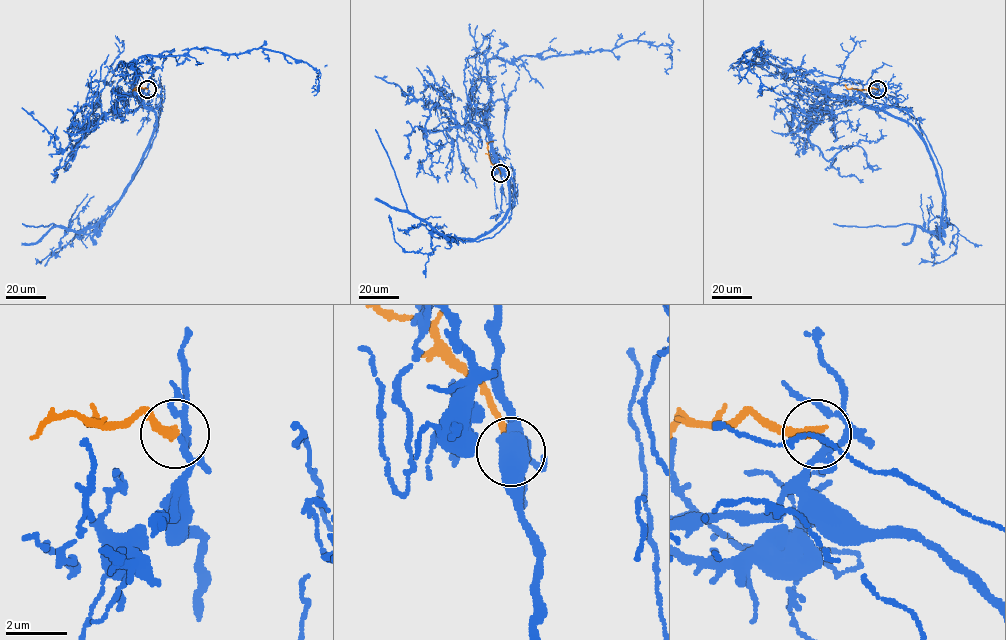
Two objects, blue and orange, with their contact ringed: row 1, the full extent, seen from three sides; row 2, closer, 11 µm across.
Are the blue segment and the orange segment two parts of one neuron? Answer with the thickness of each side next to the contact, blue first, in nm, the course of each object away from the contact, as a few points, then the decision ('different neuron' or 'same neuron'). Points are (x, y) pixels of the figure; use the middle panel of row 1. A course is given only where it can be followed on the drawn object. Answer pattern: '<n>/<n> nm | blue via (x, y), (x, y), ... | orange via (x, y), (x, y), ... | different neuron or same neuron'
150/320 nm | blue via (501, 173), (491, 149), (509, 207), (477, 238), (449, 237), (421, 221), (433, 253), (407, 252), (389, 215) | orange via (500, 173), (491, 162), (488, 149), (488, 143), (493, 141) | different neuron

